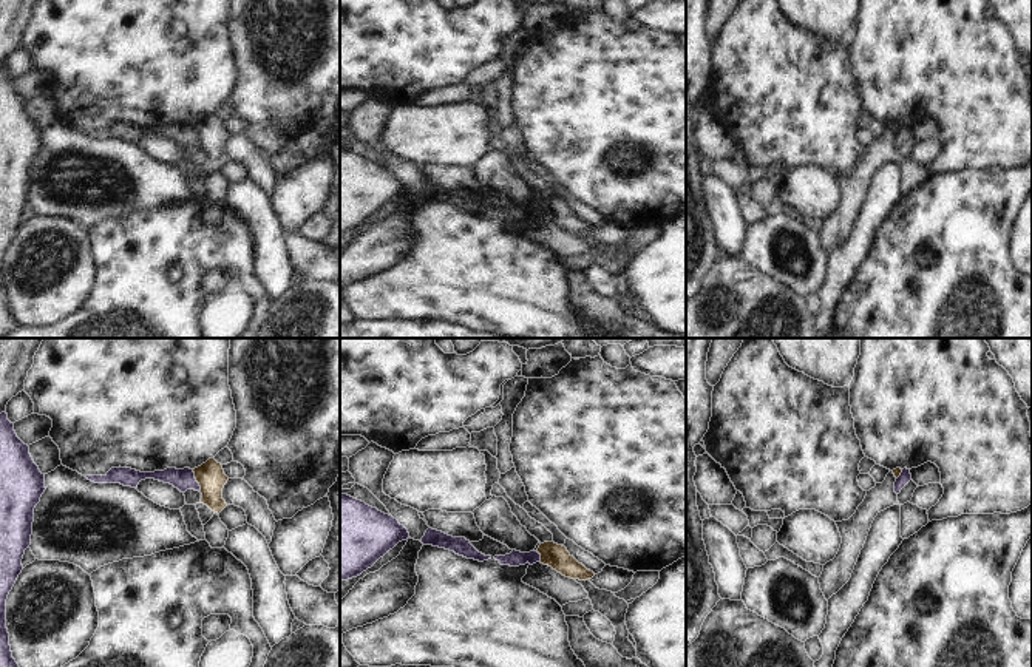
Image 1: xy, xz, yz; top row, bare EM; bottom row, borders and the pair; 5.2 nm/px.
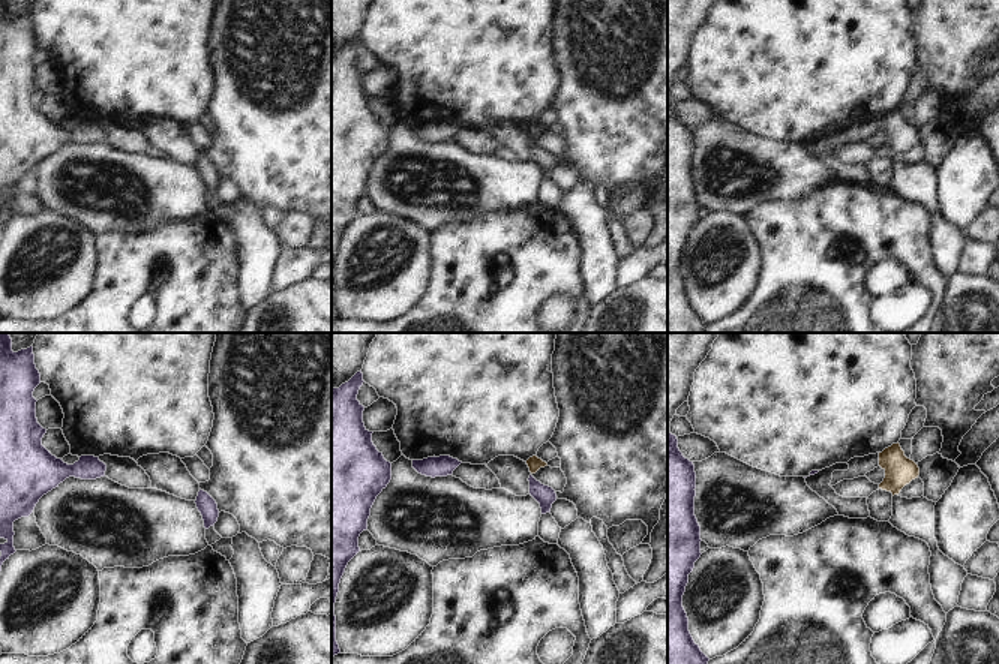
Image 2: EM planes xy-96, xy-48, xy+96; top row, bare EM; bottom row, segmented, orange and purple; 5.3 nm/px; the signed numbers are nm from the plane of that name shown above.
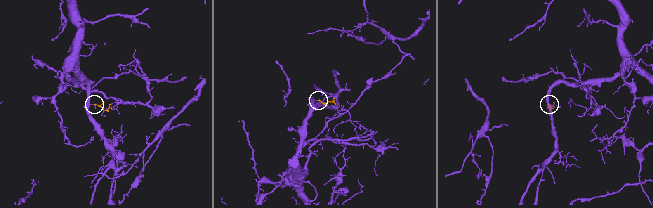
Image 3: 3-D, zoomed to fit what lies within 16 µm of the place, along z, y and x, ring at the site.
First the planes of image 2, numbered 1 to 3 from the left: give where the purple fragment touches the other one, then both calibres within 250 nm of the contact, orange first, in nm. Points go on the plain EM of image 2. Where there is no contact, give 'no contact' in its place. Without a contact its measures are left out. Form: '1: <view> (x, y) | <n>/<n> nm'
1: no contact
2: no contact
3: no contact

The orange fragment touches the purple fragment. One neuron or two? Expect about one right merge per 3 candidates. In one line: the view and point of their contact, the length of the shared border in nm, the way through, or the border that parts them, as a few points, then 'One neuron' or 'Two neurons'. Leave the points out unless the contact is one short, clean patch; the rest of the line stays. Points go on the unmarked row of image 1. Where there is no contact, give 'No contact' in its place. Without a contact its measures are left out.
Touches orange at xy (200, 139). Shared border 170 nm. Boundary: xy (192, 124), (201, 153). Two neurons.

